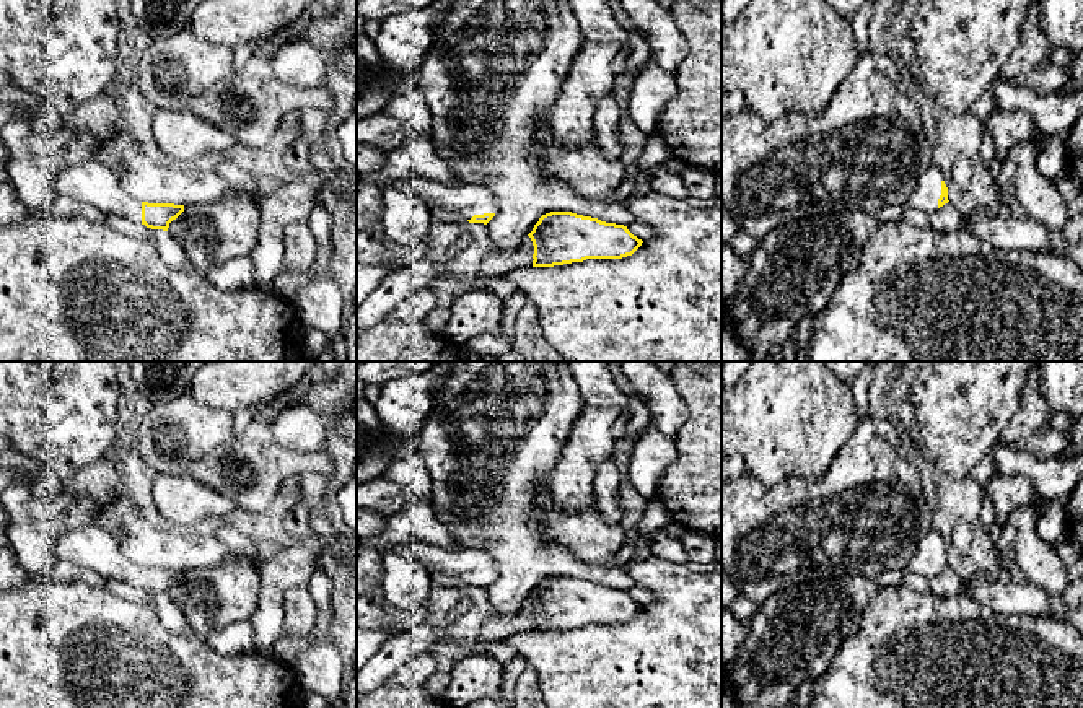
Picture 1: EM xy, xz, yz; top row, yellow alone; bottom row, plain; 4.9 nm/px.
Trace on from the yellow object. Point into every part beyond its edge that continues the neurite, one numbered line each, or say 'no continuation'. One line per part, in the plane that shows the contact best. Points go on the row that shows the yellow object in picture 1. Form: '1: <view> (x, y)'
1: xz (464, 201)

